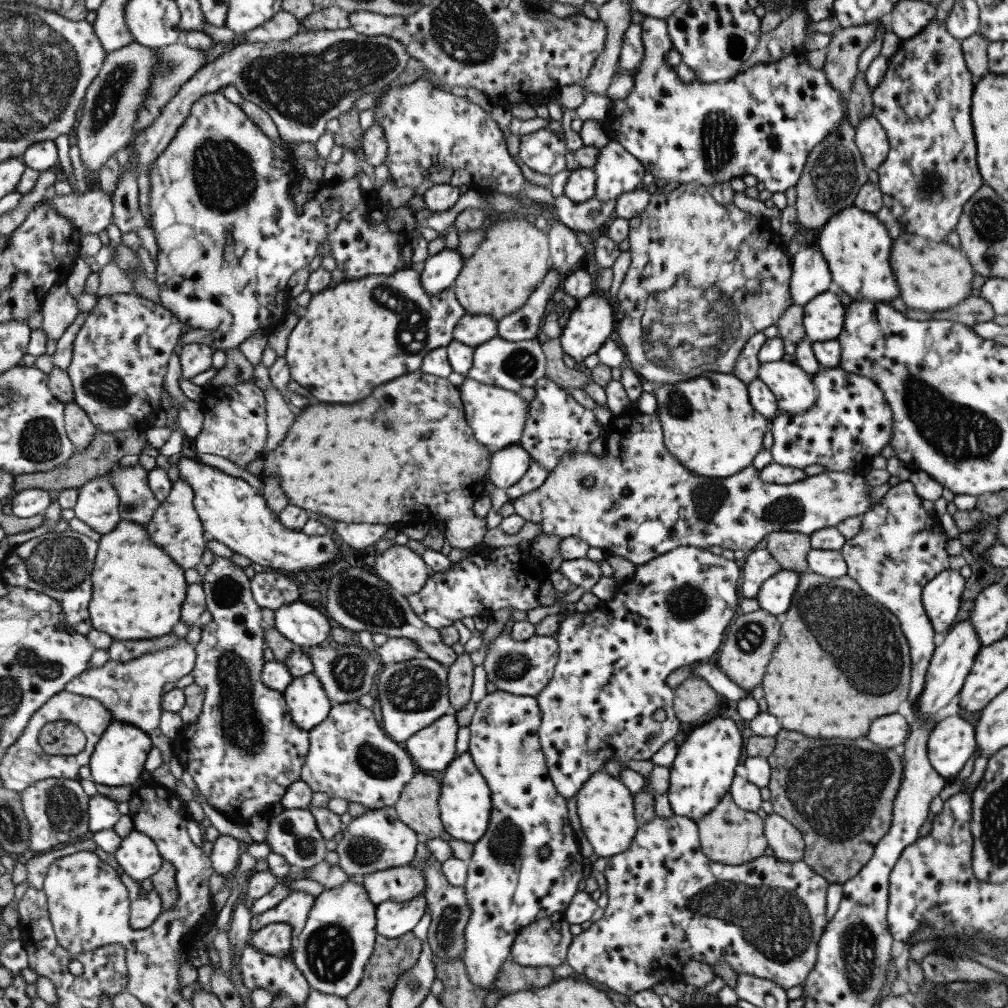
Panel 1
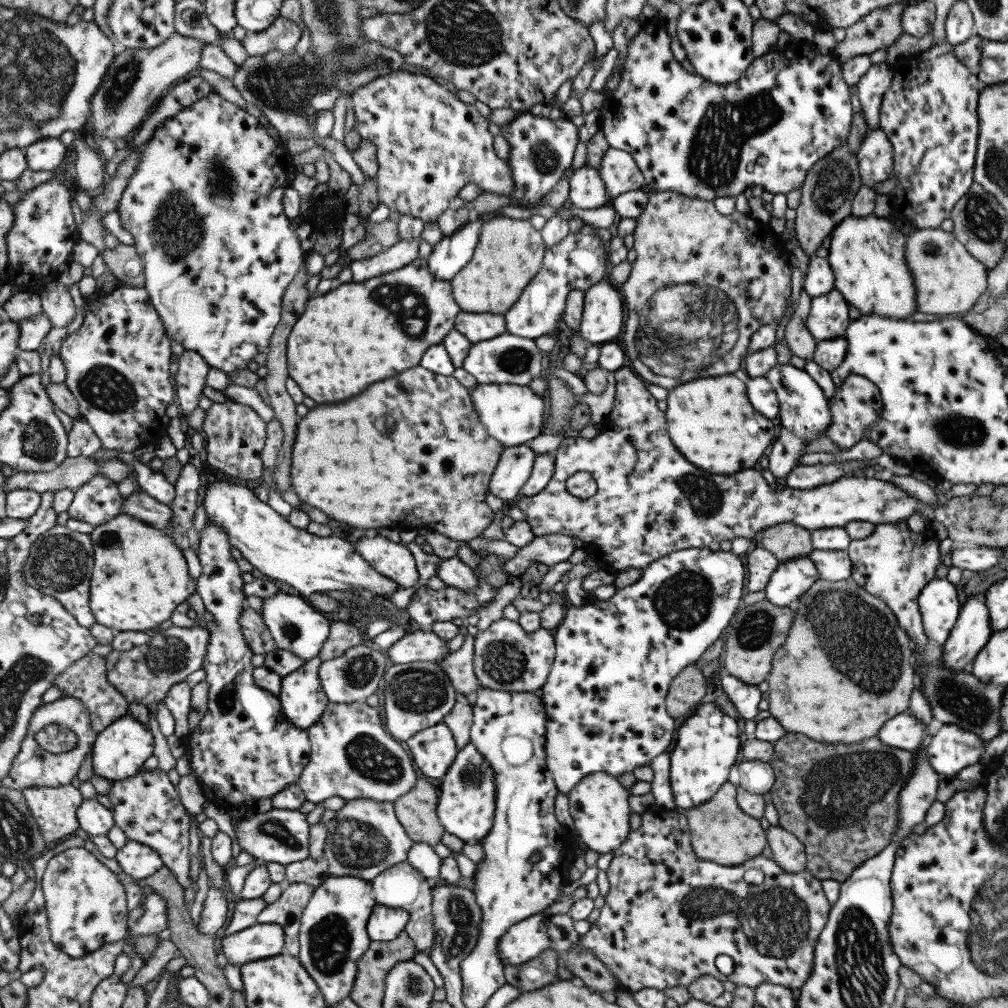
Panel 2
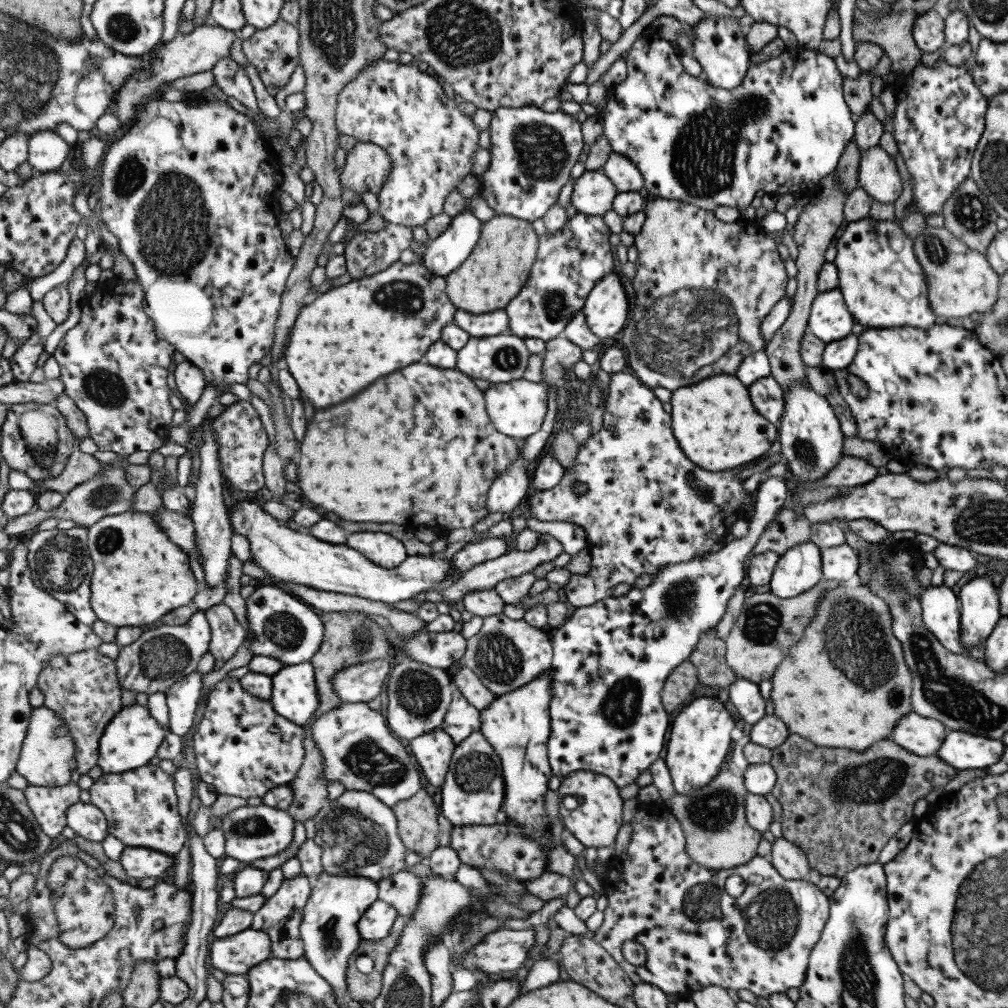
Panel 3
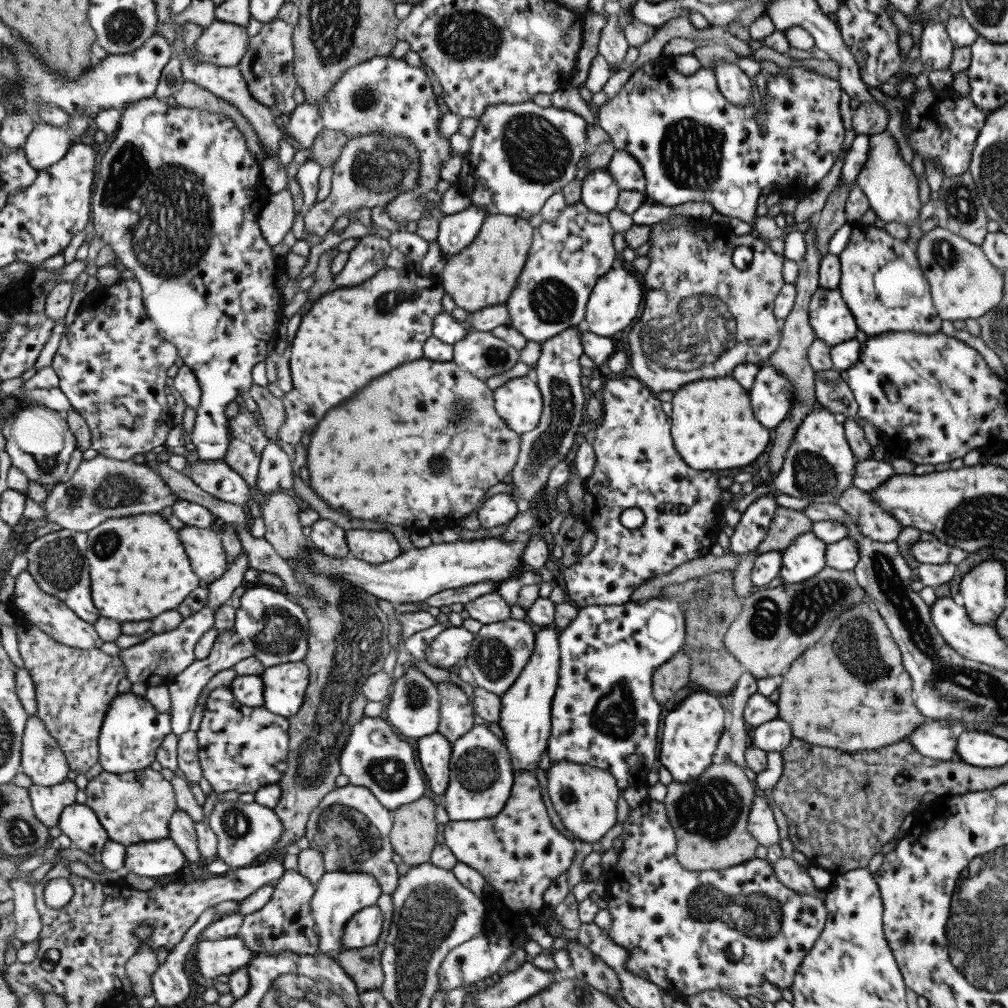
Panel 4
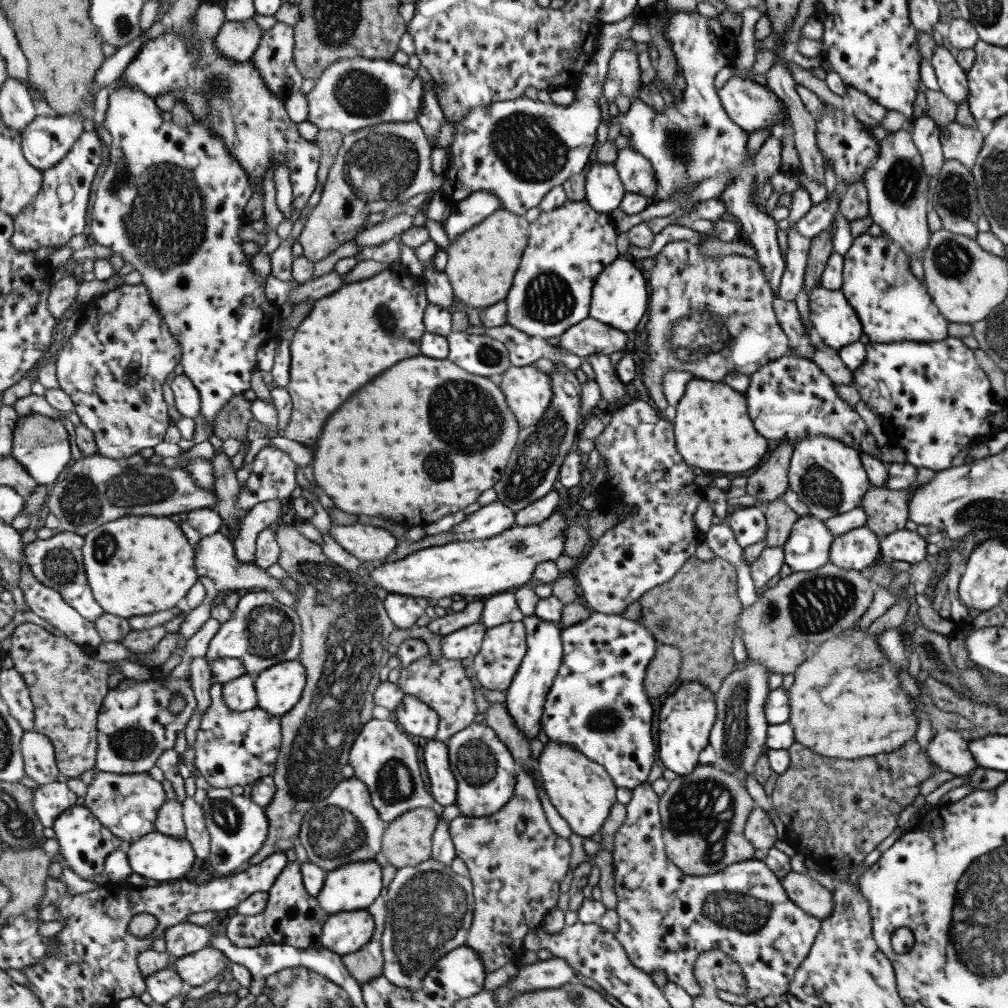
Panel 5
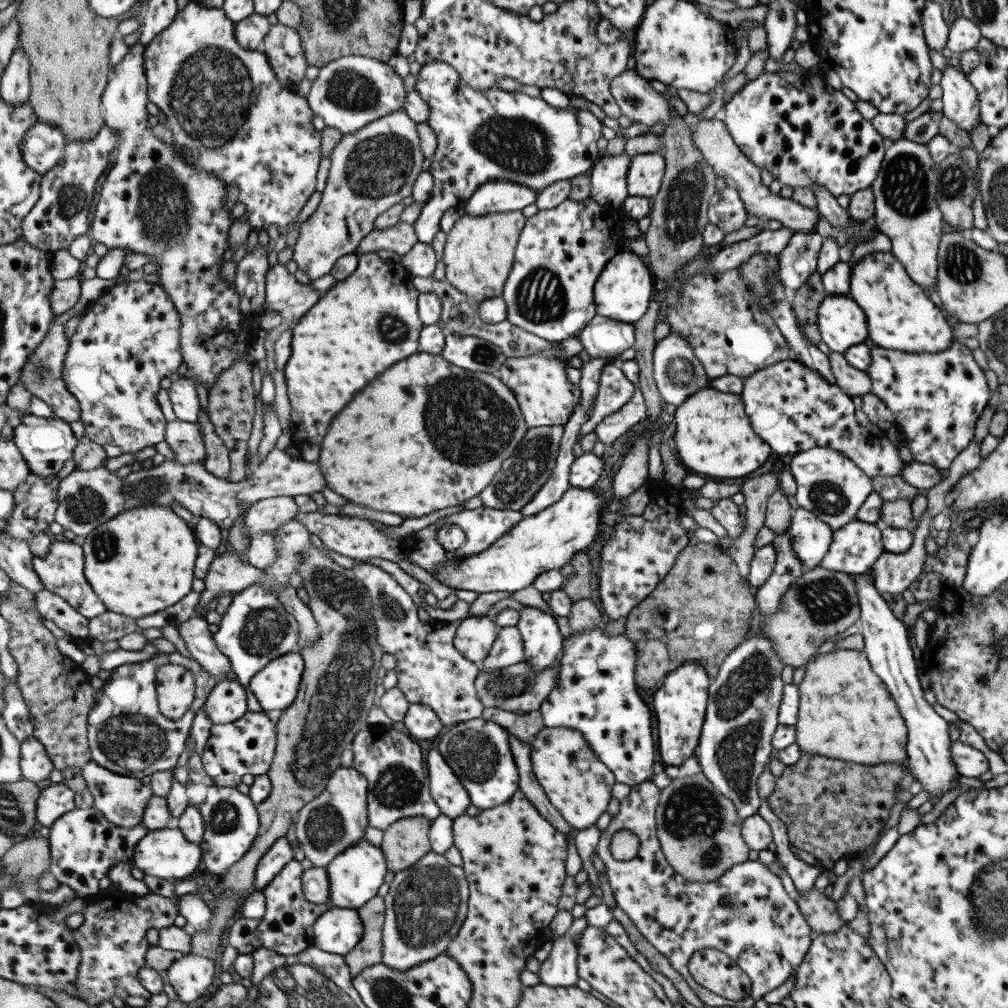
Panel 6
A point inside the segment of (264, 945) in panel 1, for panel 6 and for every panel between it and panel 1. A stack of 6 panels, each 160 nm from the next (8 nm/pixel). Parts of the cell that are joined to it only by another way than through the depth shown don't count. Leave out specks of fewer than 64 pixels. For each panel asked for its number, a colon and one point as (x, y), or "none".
2: (261, 941)
3: (238, 954)
4: (227, 955)
5: (196, 969)
6: (190, 976)

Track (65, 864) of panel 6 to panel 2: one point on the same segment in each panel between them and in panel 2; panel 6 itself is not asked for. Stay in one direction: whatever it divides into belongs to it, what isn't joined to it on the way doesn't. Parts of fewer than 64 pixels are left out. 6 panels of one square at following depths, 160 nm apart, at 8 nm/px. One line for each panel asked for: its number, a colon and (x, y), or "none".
2: (97, 820)
3: (88, 821)
4: (80, 823)
5: (85, 844)

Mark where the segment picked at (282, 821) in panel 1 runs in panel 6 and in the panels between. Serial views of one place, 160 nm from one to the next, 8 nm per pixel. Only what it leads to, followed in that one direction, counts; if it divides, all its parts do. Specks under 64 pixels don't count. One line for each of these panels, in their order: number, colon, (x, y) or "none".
2: (284, 836)
3: (252, 832)
4: (245, 831)
5: (239, 827)
6: (232, 820)

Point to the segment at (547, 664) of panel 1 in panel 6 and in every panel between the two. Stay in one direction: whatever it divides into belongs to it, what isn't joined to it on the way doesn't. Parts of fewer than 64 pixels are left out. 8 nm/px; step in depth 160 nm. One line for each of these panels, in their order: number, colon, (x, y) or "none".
2: (507, 657)
3: (506, 654)
4: (501, 650)
5: (504, 648)
6: (509, 649)

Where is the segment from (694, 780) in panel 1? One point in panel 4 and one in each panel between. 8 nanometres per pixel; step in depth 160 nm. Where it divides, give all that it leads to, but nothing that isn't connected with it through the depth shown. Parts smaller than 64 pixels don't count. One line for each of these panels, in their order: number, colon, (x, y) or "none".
2: (707, 742)
3: (699, 744)
4: (690, 731)

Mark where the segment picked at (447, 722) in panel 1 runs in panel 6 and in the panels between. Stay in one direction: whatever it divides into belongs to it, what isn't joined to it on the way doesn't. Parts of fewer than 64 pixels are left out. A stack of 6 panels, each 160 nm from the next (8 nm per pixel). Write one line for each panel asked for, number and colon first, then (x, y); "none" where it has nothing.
2: (434, 750)
3: (435, 750)
4: (436, 750)
5: (443, 782)
6: (451, 796)

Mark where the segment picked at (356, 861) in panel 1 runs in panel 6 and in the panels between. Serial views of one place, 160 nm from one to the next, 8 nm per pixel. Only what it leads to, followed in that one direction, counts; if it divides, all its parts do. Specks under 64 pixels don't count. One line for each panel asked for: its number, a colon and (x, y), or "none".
2: (366, 837)
3: (360, 835)
4: (353, 830)
5: (345, 827)
6: (330, 824)

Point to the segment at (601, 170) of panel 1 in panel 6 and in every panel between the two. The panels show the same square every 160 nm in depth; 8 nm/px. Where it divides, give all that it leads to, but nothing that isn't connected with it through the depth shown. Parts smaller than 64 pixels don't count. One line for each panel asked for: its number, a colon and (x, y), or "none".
2: (619, 170)
3: (624, 174)
4: (624, 169)
5: (636, 174)
6: (645, 173)

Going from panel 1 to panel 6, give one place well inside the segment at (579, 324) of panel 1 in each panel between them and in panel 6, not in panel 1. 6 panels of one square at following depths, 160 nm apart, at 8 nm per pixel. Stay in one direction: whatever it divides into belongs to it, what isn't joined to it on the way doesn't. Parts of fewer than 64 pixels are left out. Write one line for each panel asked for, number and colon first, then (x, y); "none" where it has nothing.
2: (603, 314)
3: (606, 308)
4: (614, 303)
5: (619, 299)
6: (622, 293)

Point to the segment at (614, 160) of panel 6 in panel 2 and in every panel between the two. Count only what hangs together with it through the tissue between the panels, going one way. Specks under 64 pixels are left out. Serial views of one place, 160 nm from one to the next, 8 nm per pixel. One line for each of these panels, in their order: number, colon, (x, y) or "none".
2: (587, 190)
3: (593, 193)
4: (599, 191)
5: (604, 191)

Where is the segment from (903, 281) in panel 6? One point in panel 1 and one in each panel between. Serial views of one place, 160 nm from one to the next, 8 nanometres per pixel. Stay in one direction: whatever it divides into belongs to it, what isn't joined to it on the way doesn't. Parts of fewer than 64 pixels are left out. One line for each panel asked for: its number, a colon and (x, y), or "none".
1: (855, 245)
2: (872, 275)
3: (882, 289)
4: (881, 283)
5: (892, 306)

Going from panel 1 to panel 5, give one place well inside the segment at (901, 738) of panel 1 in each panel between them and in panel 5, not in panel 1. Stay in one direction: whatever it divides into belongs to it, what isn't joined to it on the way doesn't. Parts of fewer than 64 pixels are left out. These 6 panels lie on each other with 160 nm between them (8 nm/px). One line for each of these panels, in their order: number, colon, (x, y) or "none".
2: (903, 731)
3: (922, 736)
4: (935, 740)
5: (949, 752)

